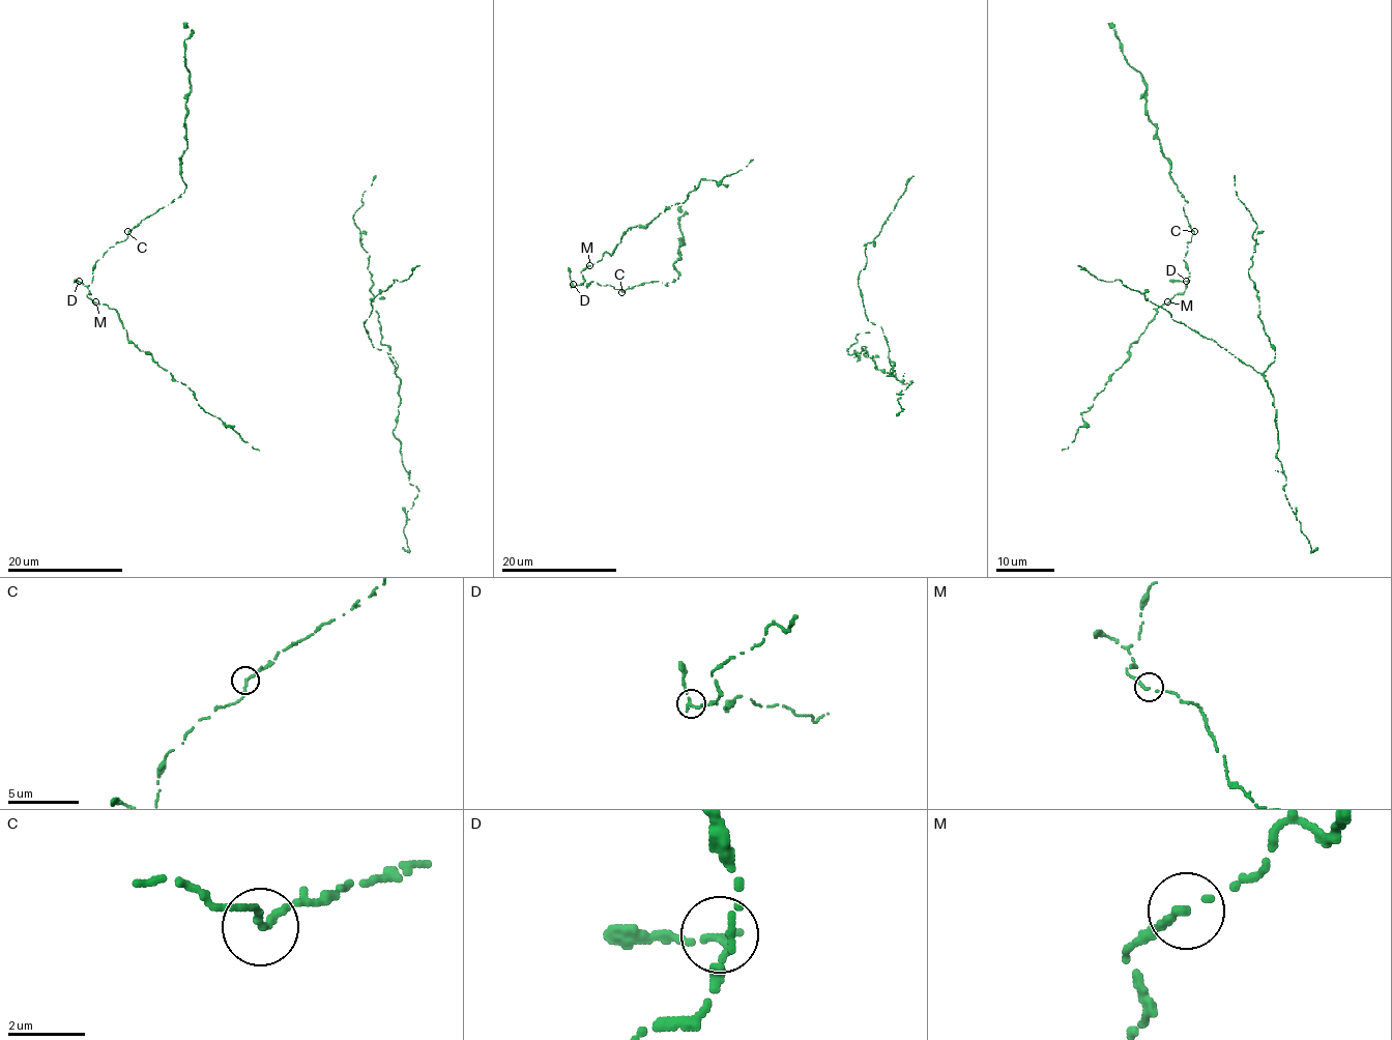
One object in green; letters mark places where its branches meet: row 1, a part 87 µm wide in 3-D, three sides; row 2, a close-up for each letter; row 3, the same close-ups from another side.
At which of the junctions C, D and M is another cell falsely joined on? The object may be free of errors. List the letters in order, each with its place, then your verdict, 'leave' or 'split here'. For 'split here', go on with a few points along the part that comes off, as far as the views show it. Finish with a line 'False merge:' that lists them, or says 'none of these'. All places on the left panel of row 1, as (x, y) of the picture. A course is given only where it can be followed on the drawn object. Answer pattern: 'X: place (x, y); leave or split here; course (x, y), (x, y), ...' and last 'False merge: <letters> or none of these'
C: place (127, 231); leave
D: place (79, 281); leave
M: place (95, 301); leave
False merge: none of these

